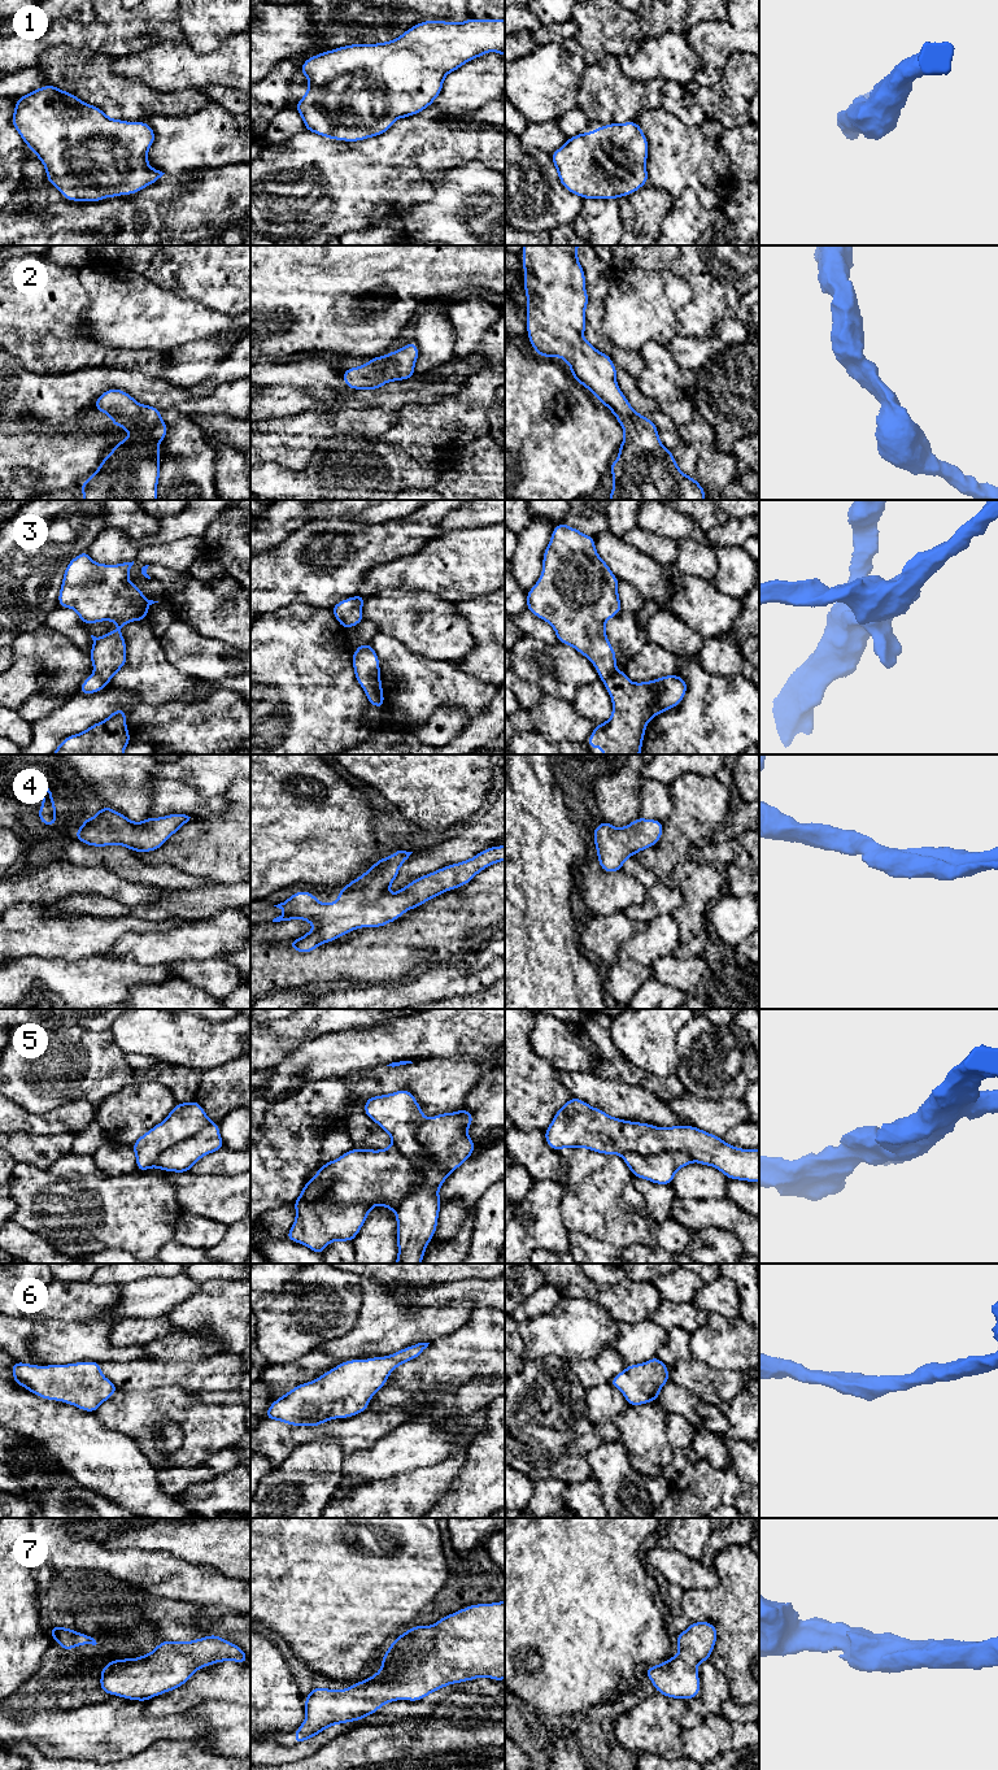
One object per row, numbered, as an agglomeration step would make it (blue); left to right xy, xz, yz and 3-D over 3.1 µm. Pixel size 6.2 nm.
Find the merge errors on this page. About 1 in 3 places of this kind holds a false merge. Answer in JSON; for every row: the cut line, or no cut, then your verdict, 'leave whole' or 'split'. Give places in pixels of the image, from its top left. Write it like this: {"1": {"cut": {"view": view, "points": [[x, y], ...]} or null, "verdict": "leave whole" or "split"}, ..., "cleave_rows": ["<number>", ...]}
{"1": {"cut": null, "verdict": "leave whole"}, "2": {"cut": null, "verdict": "leave whole"}, "3": {"cut": {"view": "xy", "points": [[94, 673], [108, 682]]}, "verdict": "split"}, "4": {"cut": null, "verdict": "leave whole"}, "5": {"cut": {"view": "xz", "points": [[392, 1143], [419, 1168], [421, 1175], [421, 1182], [396, 1210]]}, "verdict": "split"}, "6": {"cut": null, "verdict": "leave whole"}, "7": {"cut": null, "verdict": "leave whole"}, "cleave_rows": ["3", "5"]}

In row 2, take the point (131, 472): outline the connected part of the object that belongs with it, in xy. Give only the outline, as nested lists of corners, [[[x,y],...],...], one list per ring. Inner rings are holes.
[[[116,388],[106,390],[100,395],[93,406],[99,412],[109,414],[113,426],[121,425],[125,436],[131,431],[135,438],[125,438],[113,445],[112,453],[101,460],[99,469],[80,484],[83,500],[157,500],[158,457],[161,456],[158,443],[165,440],[169,430],[161,418],[161,410],[152,405],[141,405],[126,391]]]

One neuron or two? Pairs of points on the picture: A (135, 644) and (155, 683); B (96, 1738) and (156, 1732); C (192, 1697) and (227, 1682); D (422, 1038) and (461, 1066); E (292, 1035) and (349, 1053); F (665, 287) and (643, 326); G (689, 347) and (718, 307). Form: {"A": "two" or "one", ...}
{"A": "one", "B": "one", "C": "one", "D": "two", "E": "two", "F": "one", "G": "two"}

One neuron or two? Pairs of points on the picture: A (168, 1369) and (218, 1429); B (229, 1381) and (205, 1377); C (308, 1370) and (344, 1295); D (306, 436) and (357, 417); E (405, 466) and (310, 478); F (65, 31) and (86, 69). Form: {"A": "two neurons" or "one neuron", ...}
{"A": "two neurons", "B": "one neuron", "C": "two neurons", "D": "one neuron", "E": "one neuron", "F": "two neurons"}

